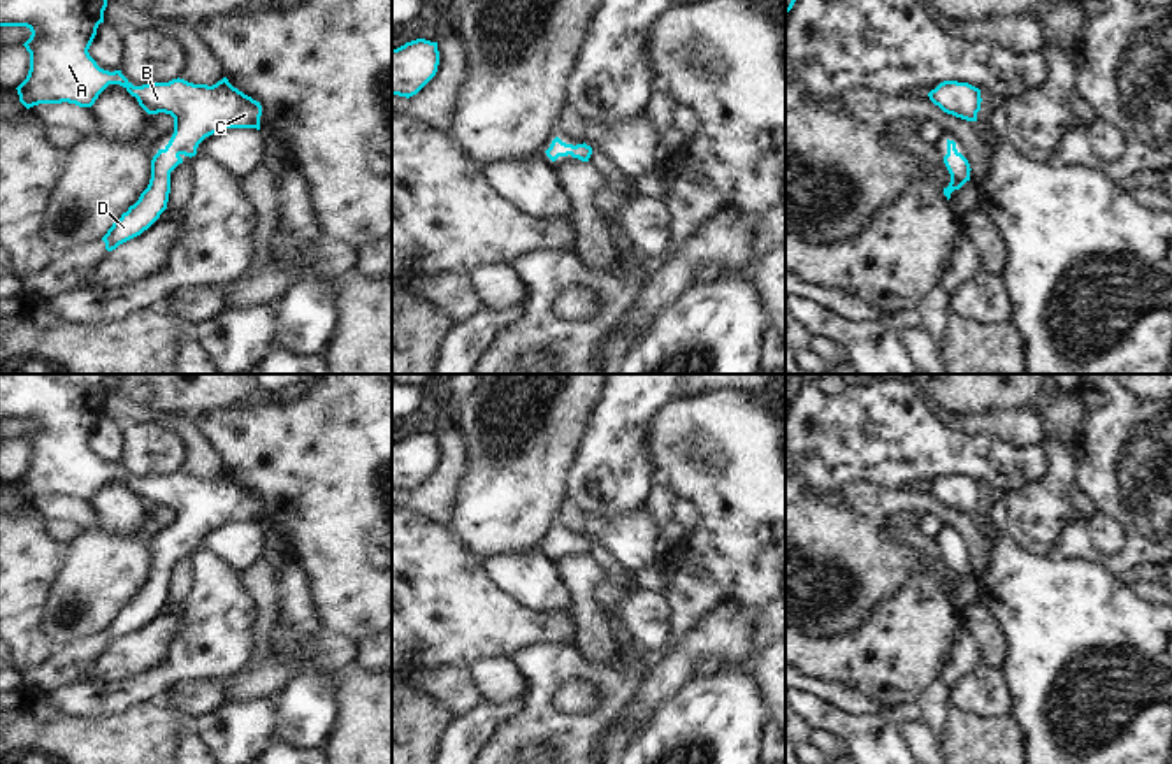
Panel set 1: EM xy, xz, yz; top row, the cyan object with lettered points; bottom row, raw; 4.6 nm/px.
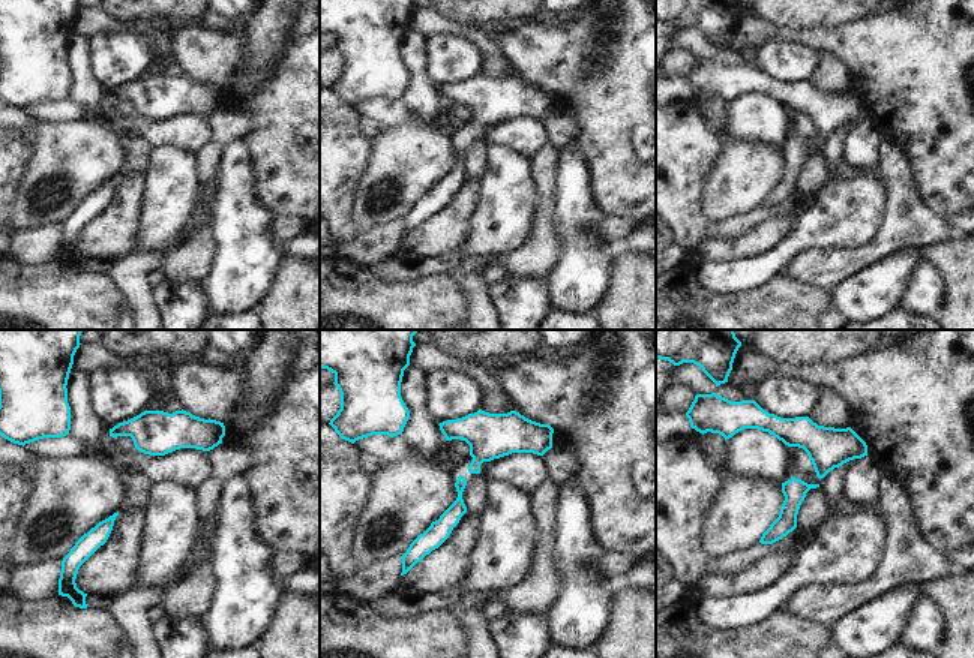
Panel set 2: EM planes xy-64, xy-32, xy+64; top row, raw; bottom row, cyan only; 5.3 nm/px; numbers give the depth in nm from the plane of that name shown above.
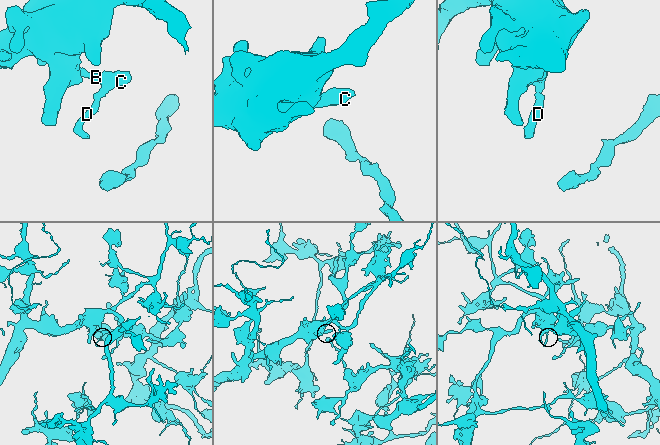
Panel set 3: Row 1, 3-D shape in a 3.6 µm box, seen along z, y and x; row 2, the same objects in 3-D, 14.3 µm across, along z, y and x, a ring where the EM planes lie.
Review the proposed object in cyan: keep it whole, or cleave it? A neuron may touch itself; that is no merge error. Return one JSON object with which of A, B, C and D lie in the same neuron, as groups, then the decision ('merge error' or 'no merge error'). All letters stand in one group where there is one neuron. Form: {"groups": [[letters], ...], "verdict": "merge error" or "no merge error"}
{"groups": [["A", "B", "C", "D"]], "verdict": "no merge error"}

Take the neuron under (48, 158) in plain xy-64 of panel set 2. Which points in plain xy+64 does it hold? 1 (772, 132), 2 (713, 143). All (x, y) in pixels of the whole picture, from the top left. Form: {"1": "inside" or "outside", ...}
{"1": "outside", "2": "outside"}

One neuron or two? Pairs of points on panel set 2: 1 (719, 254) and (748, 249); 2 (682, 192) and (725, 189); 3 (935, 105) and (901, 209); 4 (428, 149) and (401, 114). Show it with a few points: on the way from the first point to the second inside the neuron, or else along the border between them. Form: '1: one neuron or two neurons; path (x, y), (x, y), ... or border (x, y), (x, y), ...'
1: one neuron; path (727, 251), (740, 249)
2: two neurons; border (715, 158), (700, 192), (700, 213), (709, 225)
3: two neurons; border (895, 143), (907, 158), (910, 174), (925, 207)
4: two neurons; border (413, 119), (398, 125), (381, 126)

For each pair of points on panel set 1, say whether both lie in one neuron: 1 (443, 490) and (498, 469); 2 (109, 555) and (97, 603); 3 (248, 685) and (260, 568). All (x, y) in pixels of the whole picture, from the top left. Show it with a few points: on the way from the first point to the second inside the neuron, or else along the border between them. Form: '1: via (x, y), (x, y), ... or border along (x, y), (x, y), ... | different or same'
1: border along (466, 445), (466, 471), (452, 504), (448, 526) | different
2: via (104, 568), (97, 575), (97, 591) | same
3: via (259, 655), (262, 598) | same

